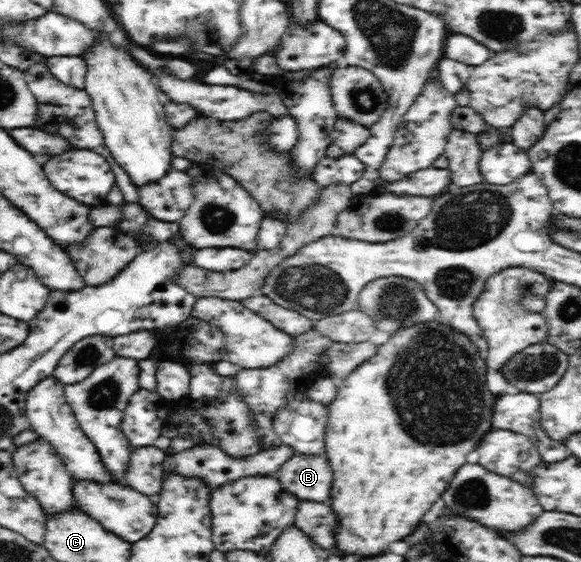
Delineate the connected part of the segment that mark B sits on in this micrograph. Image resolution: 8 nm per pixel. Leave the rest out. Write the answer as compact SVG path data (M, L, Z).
M295 454L269 476L277 478L280 484L299 500L318 502L330 500L332 470L324 454Z

